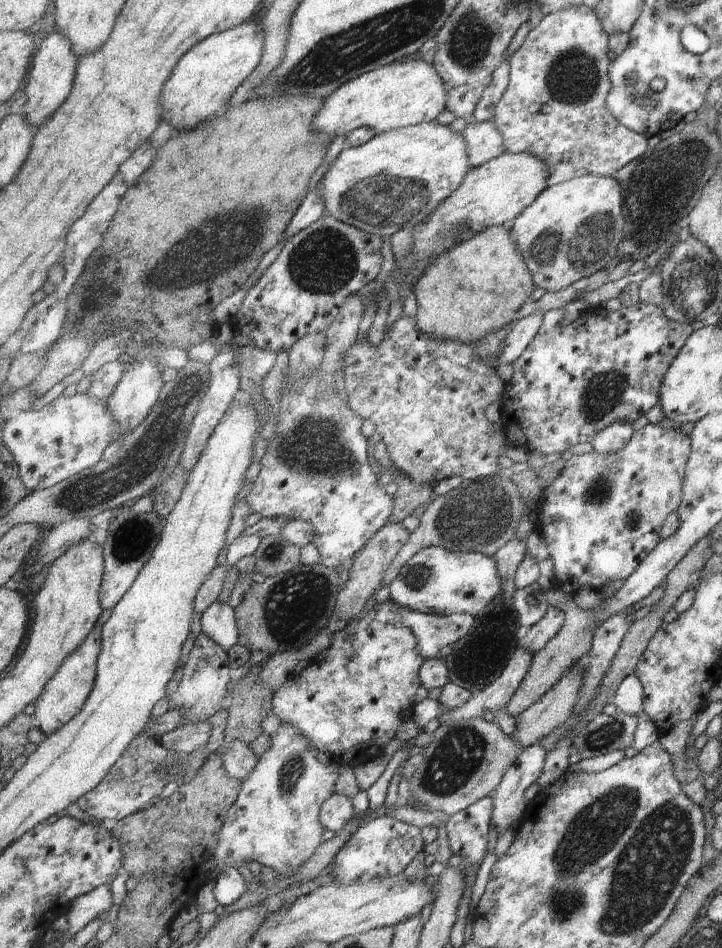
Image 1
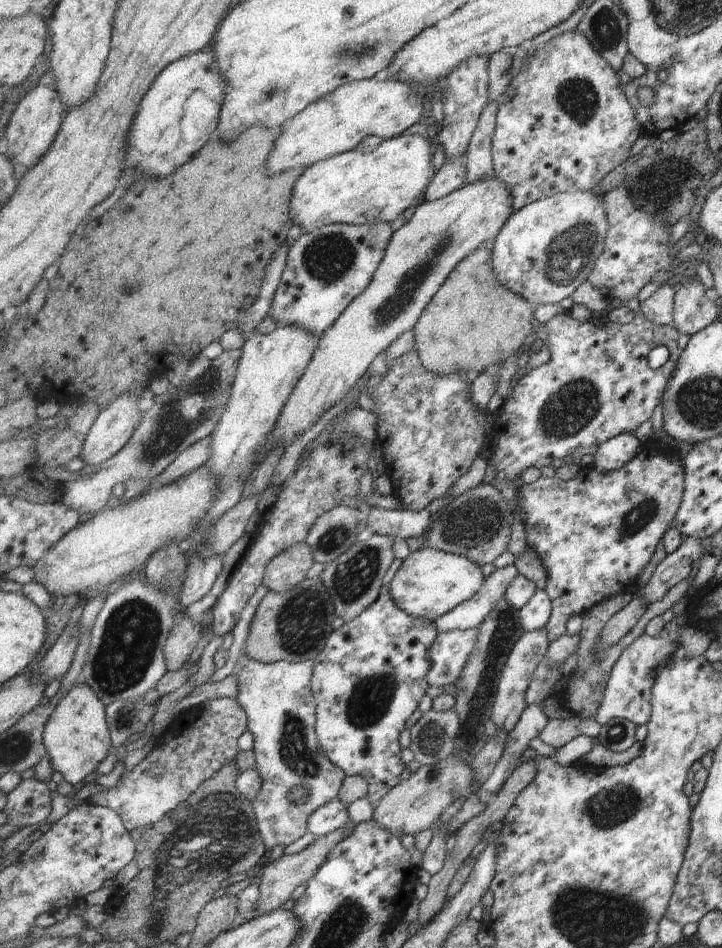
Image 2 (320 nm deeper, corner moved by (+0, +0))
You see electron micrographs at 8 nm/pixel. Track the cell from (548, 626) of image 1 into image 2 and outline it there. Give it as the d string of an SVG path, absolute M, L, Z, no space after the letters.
M545 629L533 632L526 631L511 651L508 663L502 672L502 679L498 686L498 693L491 718L492 722L501 731L511 734L519 720L521 720L525 709L529 706L526 694L532 683L533 675L536 674L537 667L540 666L548 654L550 642L548 632Z

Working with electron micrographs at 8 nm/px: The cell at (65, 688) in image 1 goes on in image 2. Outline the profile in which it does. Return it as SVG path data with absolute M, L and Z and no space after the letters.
M80 677L57 705L47 723L44 743L48 748L53 770L60 772L63 780L72 785L81 784L93 778L95 770L107 758L111 745L113 746L107 710L106 704Z

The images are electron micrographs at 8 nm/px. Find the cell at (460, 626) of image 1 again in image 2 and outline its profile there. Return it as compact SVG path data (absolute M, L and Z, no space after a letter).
M513 564L493 571L486 577L483 588L476 595L434 621L438 632L479 628L506 596L509 585L517 575L517 568Z

